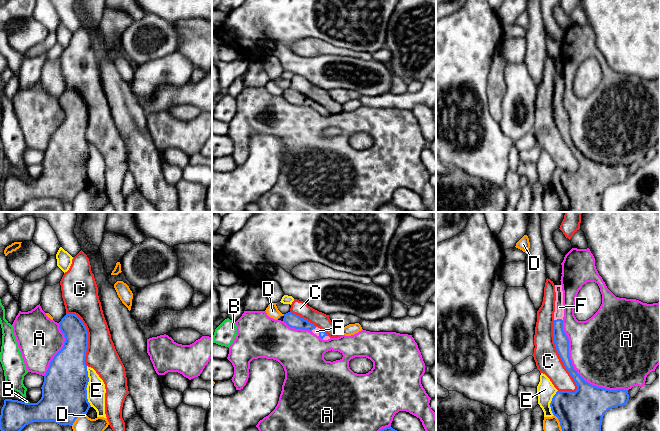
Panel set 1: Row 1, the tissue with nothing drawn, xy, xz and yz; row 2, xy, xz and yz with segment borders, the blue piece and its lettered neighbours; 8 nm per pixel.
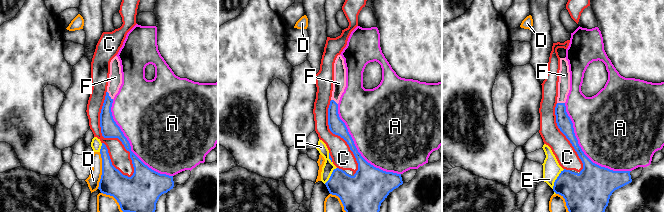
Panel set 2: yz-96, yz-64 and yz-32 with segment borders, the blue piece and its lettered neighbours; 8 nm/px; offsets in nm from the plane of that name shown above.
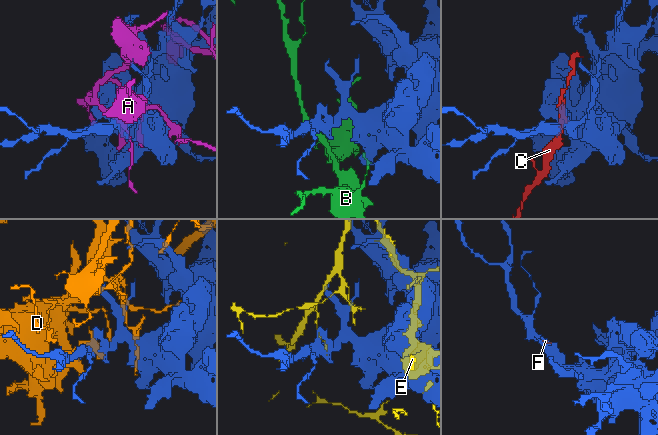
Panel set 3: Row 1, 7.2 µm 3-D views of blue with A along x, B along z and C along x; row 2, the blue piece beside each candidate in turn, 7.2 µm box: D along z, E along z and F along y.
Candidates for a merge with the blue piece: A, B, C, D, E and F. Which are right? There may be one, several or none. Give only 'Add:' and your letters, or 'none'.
Add: F

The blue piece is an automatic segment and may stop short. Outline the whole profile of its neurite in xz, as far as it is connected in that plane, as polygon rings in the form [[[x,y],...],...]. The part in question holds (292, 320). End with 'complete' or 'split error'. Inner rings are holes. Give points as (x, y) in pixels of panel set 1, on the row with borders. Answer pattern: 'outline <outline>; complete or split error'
outline [[[288,312],[284,314],[283,316],[284,316],[283,321],[291,328],[309,330],[309,331],[312,331],[314,334],[316,334],[323,340],[330,339],[330,337],[325,331],[316,327],[314,324],[308,322],[307,320],[301,318],[300,316],[296,314]]]; split error

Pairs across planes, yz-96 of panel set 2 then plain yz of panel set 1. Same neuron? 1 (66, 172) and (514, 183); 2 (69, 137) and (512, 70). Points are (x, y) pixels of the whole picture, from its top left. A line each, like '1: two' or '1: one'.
1: one
2: one

